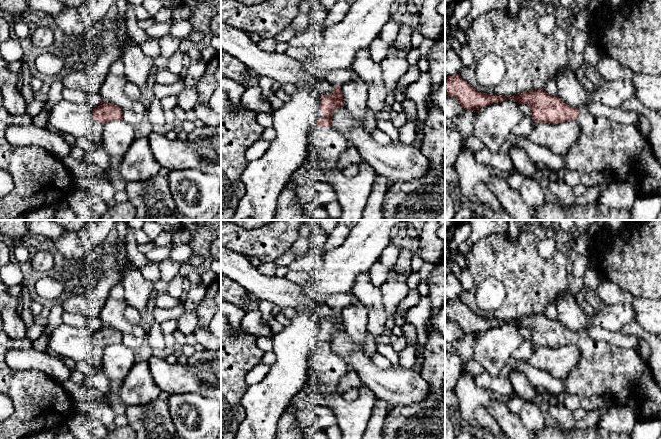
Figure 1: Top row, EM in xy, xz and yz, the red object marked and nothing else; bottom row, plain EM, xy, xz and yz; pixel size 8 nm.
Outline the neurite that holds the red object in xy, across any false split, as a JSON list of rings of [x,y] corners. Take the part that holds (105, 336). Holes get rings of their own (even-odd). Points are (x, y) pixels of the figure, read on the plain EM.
[[[102,325],[98,331],[93,332],[94,346],[86,361],[98,372],[101,372],[103,350],[110,345],[120,344],[122,341],[122,333],[119,330]]]

